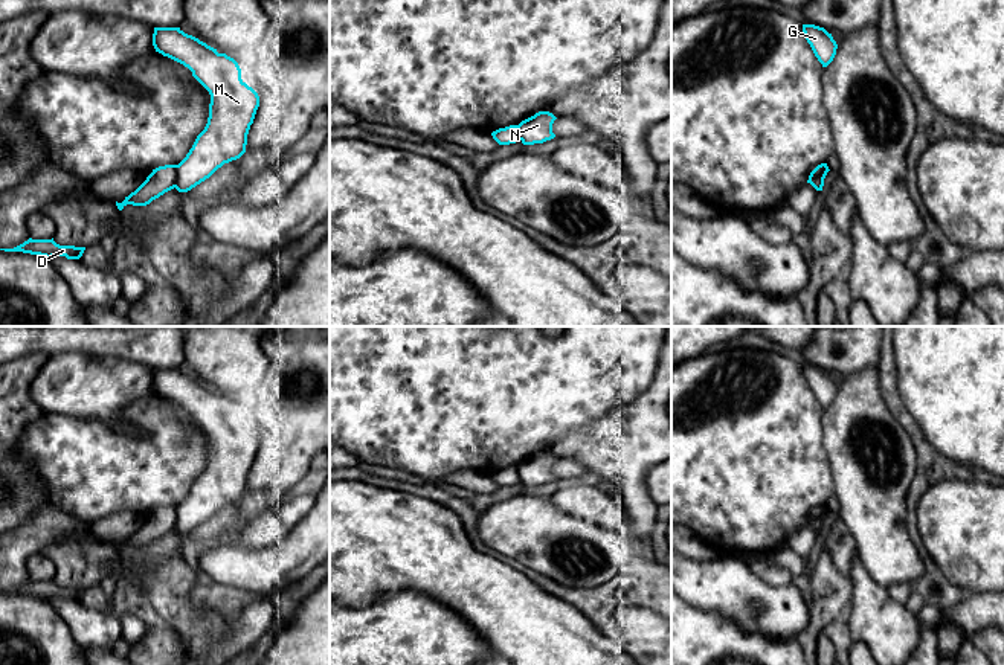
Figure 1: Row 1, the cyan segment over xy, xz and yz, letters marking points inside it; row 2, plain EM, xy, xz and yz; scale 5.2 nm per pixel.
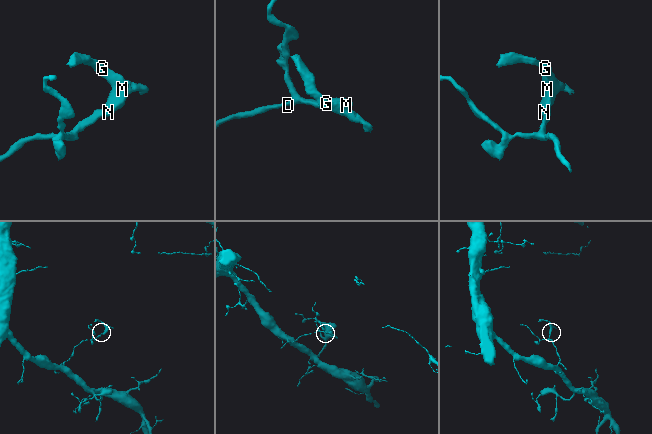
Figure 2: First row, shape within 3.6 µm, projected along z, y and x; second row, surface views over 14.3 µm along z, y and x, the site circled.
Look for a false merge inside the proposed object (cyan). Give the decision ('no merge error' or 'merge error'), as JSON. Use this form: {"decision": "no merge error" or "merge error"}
{"decision": "merge error"}

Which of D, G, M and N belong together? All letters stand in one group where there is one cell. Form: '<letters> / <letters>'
D / G M N

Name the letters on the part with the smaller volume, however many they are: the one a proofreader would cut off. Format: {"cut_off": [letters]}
{"cut_off": ["G", "M", "N"]}

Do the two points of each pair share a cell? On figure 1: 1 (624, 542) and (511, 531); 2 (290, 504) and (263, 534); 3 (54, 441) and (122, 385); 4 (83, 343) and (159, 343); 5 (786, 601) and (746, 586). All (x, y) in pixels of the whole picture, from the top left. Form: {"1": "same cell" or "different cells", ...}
{"1": "same cell", "2": "same cell", "3": "different cells", "4": "same cell", "5": "same cell"}

